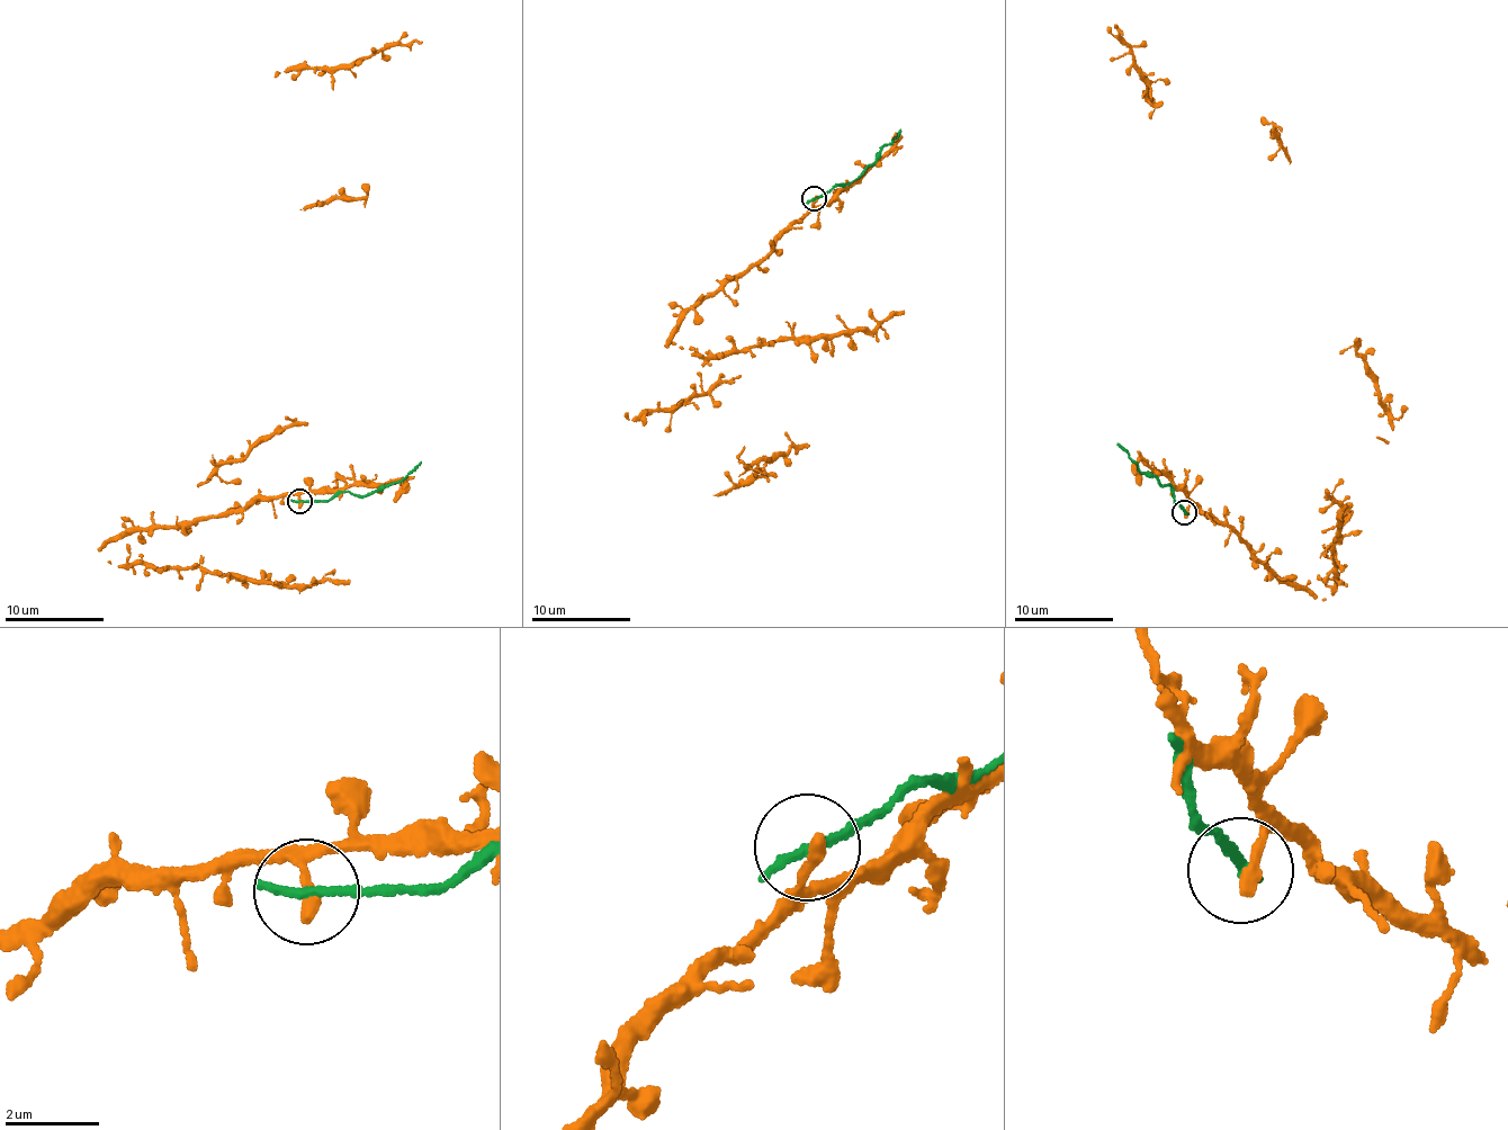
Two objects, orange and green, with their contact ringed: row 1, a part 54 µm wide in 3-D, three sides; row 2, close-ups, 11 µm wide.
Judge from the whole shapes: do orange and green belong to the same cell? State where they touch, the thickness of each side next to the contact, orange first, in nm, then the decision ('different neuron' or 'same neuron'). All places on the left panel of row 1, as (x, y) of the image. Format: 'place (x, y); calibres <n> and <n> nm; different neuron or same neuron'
place (299, 501); calibres 320 and 240 nm; different neuron

